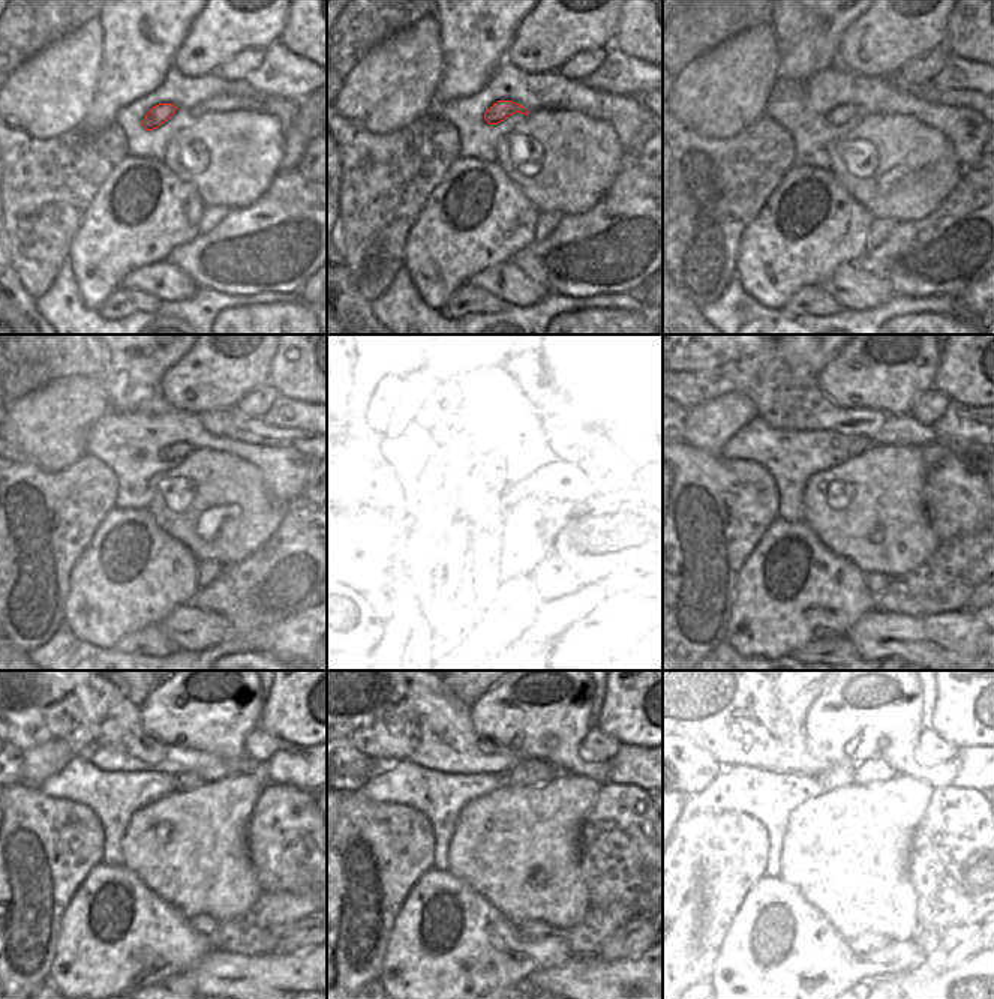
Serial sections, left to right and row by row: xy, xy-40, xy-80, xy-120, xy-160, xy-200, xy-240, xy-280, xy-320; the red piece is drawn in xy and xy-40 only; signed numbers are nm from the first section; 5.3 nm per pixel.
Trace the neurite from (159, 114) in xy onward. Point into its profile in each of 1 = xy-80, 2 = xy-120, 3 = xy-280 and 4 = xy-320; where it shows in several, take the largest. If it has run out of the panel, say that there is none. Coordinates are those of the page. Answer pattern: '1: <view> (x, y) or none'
1: xy-80 (841, 114)
2: xy-120 (180, 449)
3: xy-280 (528, 773)
4: xy-320 (874, 771)

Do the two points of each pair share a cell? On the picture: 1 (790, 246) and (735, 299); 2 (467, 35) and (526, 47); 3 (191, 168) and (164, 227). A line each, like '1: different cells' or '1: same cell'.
1: different cells
2: different cells
3: different cells

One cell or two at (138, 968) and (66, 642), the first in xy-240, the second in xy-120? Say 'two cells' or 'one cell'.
two cells

